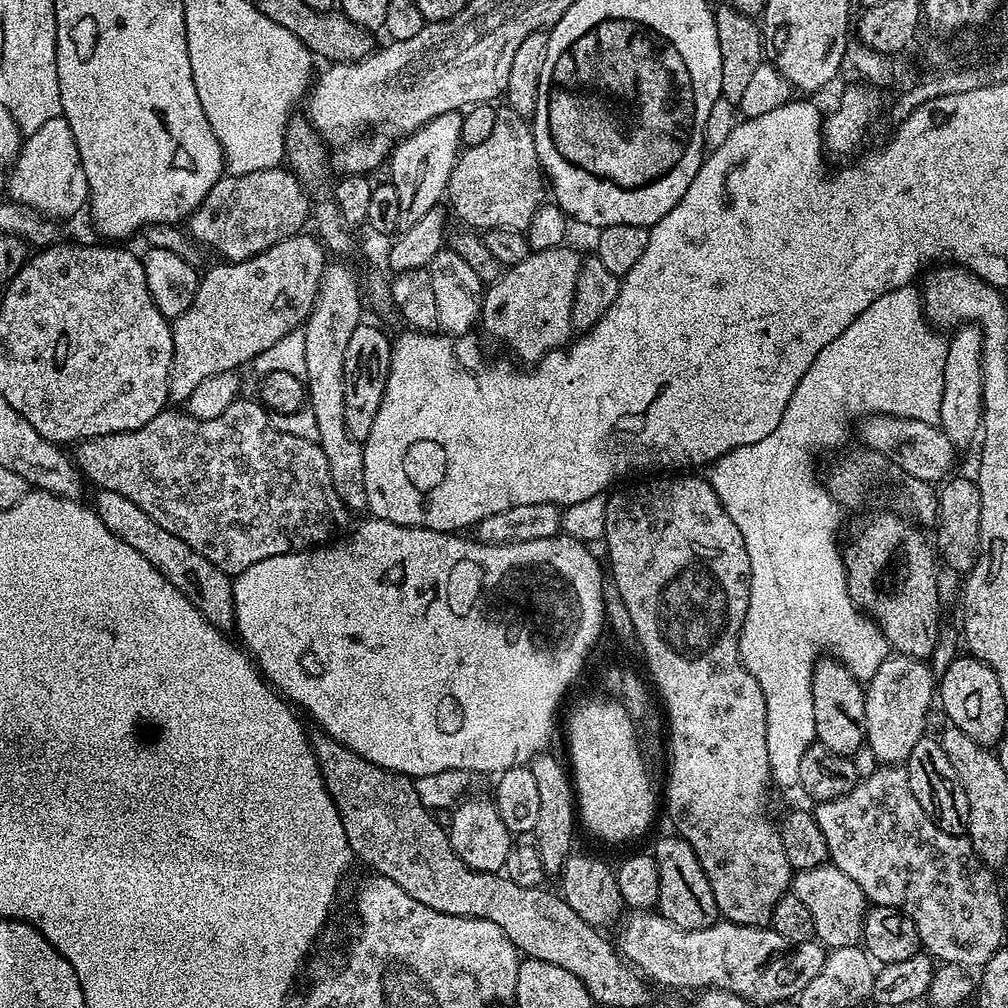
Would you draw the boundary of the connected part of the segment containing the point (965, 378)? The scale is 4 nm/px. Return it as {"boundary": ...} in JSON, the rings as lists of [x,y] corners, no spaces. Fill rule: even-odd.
{"boundary":[[[977,324],[963,325],[951,333],[947,341],[945,381],[942,382],[942,402],[939,427],[957,446],[977,439],[984,419],[984,330]]]}

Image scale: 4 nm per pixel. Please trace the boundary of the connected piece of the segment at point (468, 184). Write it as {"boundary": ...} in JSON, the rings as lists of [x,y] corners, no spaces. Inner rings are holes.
{"boundary":[[[496,108],[494,131],[478,146],[464,148],[456,158],[446,193],[461,225],[472,230],[524,232],[534,210],[546,200],[546,177],[534,146],[531,123],[513,108]]]}

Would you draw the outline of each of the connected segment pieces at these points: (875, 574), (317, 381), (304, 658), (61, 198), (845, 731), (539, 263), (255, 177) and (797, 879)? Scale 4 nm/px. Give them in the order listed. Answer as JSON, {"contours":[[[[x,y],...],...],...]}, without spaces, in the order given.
{"contours":[[[[896,514],[874,517],[843,549],[844,573],[848,579],[848,593],[858,608],[868,619],[876,623],[880,633],[888,639],[889,645],[899,655],[912,656],[916,660],[927,661],[933,636],[935,636],[936,596],[933,583],[932,557],[928,545],[900,523]]],[[[325,263],[312,313],[302,325],[306,342],[306,404],[314,414],[318,443],[328,459],[334,490],[338,490],[338,498],[342,498],[352,514],[363,513],[368,507],[364,489],[364,450],[361,441],[348,433],[343,389],[346,346],[350,334],[354,334],[362,322],[360,279],[357,270],[355,272],[348,264]]],[[[367,519],[343,538],[333,539],[311,550],[262,558],[262,562],[254,562],[254,566],[239,572],[232,580],[232,597],[236,607],[234,632],[240,635],[239,643],[264,679],[283,699],[297,709],[305,708],[323,735],[345,744],[354,750],[354,754],[366,758],[366,762],[374,762],[413,778],[442,774],[442,770],[499,774],[508,768],[527,765],[532,757],[549,747],[548,739],[552,736],[552,723],[556,720],[560,699],[579,678],[588,655],[595,650],[600,635],[606,632],[603,600],[606,576],[605,573],[603,576],[595,554],[588,549],[591,547],[583,540],[563,534],[492,544],[477,538],[467,540],[464,537],[467,535],[454,532],[407,528],[394,522]]],[[[63,116],[50,119],[41,129],[24,138],[12,167],[8,192],[13,203],[26,205],[40,215],[55,220],[68,218],[78,213],[83,206],[85,209],[90,198],[86,174],[73,131]]],[[[835,658],[817,659],[816,665],[812,667],[816,740],[839,756],[851,758],[859,748],[865,747],[868,739],[864,709],[865,691],[865,685],[856,680],[846,665]]],[[[561,246],[541,252],[529,251],[525,260],[511,265],[493,284],[487,285],[480,306],[480,320],[494,339],[501,340],[517,356],[517,361],[541,360],[546,353],[552,352],[555,348],[565,347],[573,339],[572,307],[582,256],[568,247]]],[[[287,167],[224,175],[187,219],[191,239],[236,263],[270,250],[278,242],[297,235],[310,220],[309,196]]],[[[829,862],[796,872],[792,877],[790,892],[805,903],[806,910],[810,910],[810,918],[814,918],[815,939],[825,949],[854,947],[861,943],[864,935],[864,914],[868,911],[870,902],[864,896],[862,886],[858,886],[854,878],[842,874],[842,870]]]]}

